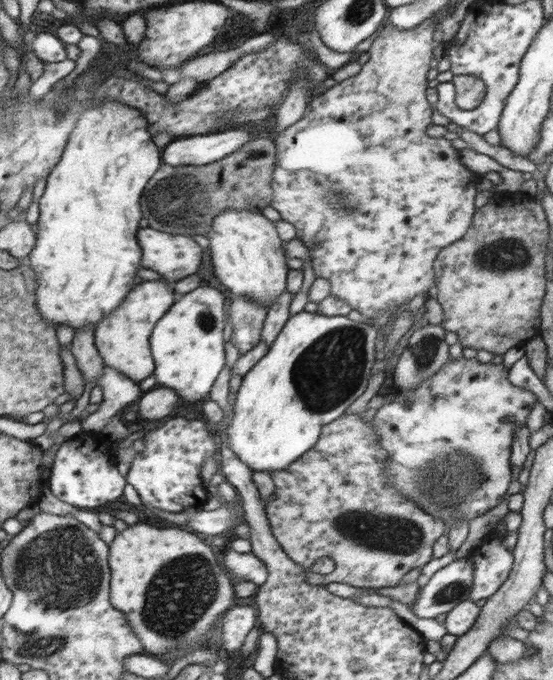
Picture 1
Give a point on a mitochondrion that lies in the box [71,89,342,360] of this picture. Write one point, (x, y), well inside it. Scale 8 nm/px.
(182, 199)

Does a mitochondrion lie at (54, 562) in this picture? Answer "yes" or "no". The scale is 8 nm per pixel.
yes

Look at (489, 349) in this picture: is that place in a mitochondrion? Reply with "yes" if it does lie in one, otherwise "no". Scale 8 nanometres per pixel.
no

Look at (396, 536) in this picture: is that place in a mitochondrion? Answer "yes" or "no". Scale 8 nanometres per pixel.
yes

